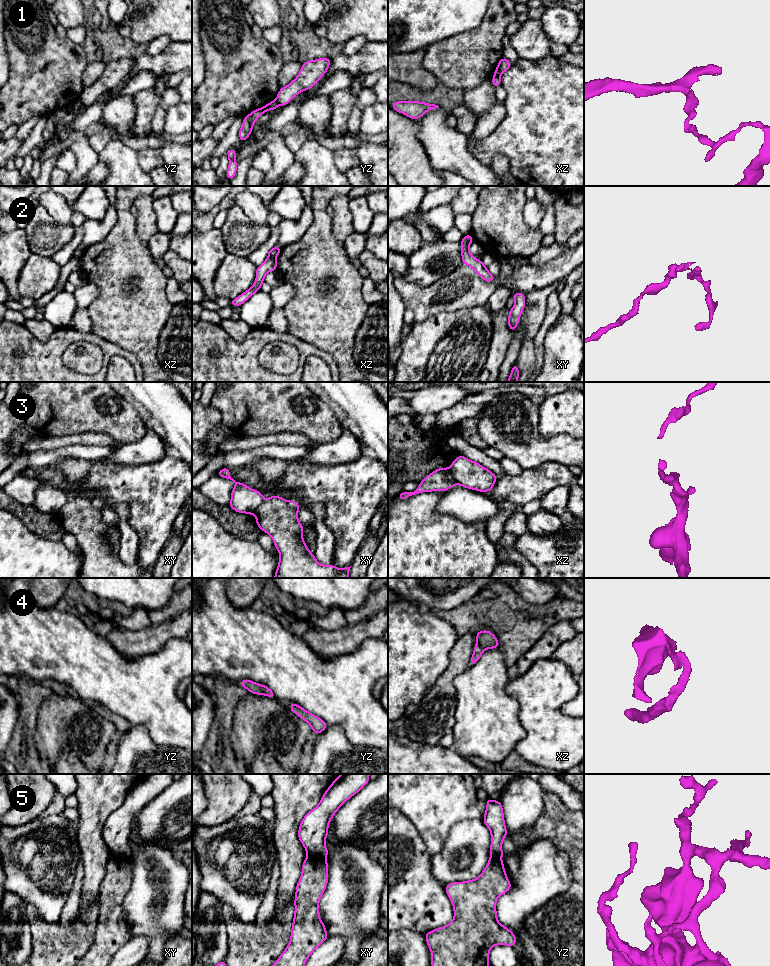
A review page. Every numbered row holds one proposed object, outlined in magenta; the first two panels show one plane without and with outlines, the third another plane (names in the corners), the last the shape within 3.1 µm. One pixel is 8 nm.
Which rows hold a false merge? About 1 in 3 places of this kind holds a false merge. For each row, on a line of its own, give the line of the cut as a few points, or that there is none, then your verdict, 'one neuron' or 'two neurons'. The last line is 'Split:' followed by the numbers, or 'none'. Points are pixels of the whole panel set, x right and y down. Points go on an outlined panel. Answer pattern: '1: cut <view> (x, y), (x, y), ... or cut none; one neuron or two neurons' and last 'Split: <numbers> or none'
1: cut xz (494, 74), (499, 76); two neurons
2: cut xz (268, 256), (275, 258); two neurons
3: cut xz (449, 468), (457, 483); two neurons
4: cut none; one neuron
5: cut xy (308, 855), (324, 858); two neurons
Split: 1, 2, 3, 5

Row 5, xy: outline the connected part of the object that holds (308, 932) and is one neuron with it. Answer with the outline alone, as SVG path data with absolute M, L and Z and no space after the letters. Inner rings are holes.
M307 856L296 886L290 942L272 966L305 966L305 960L328 938L319 914L319 901L327 883L327 860Z

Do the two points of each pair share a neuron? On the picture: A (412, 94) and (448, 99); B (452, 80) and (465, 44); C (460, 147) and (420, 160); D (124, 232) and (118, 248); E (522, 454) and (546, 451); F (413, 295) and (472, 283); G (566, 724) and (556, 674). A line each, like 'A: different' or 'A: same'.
A: same
B: same
C: different
D: same
E: same
F: same
G: same

